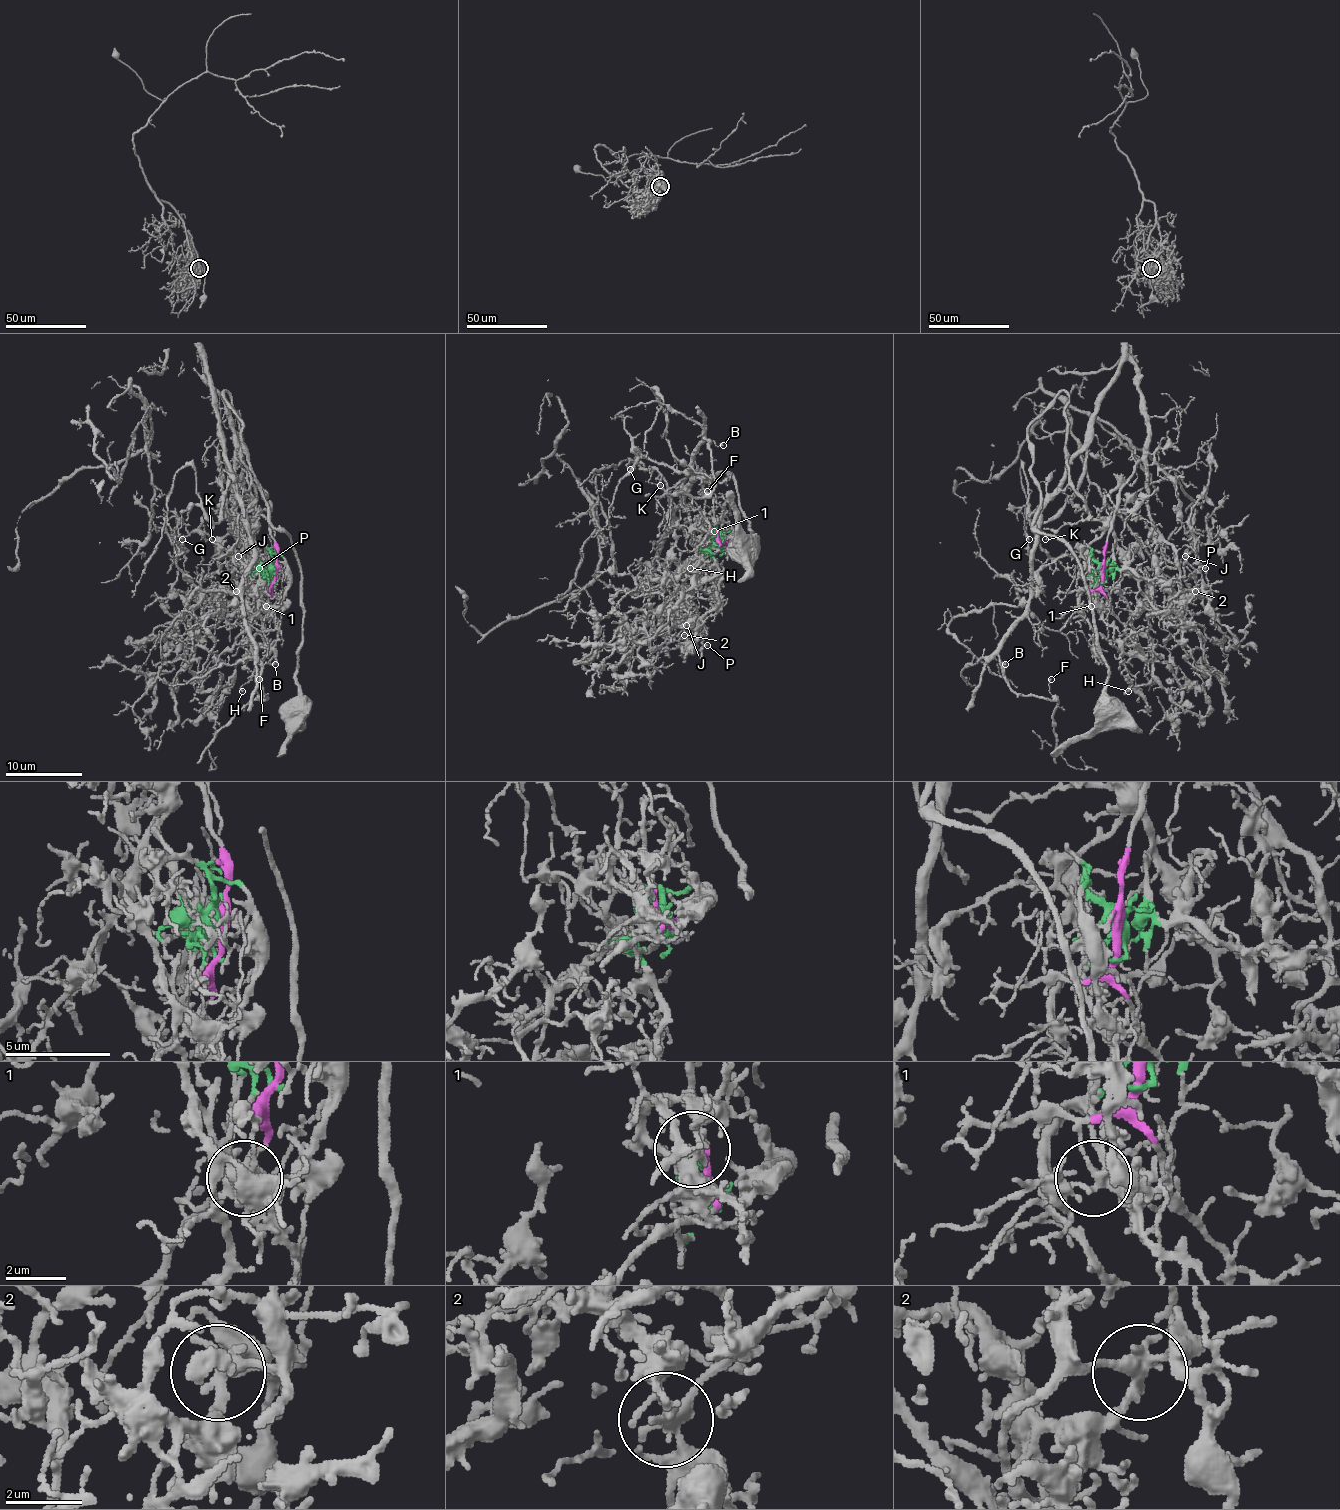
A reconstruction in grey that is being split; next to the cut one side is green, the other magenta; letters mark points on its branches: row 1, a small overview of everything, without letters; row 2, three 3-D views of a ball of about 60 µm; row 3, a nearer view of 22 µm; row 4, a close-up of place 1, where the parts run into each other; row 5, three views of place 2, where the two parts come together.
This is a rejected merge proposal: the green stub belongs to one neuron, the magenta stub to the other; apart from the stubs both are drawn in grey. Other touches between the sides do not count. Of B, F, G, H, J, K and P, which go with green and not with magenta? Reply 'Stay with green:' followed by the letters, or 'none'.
Stay with green: H, J, P

